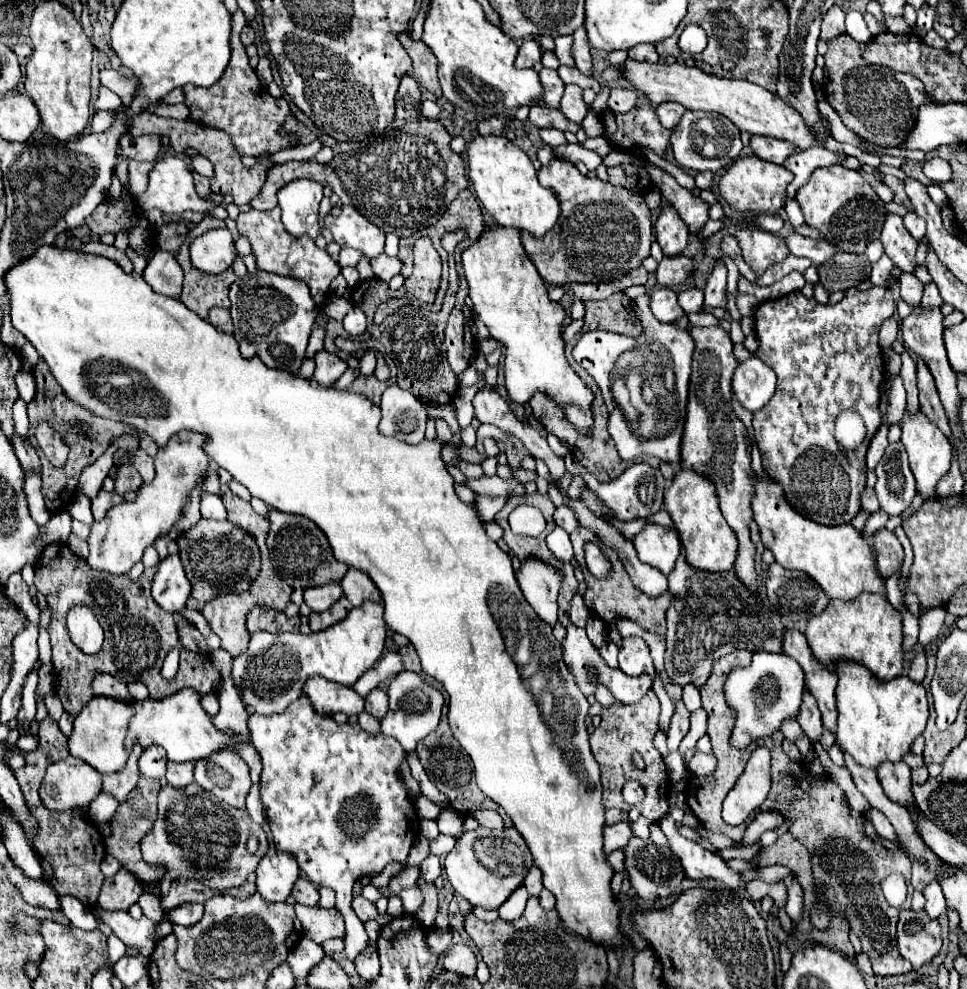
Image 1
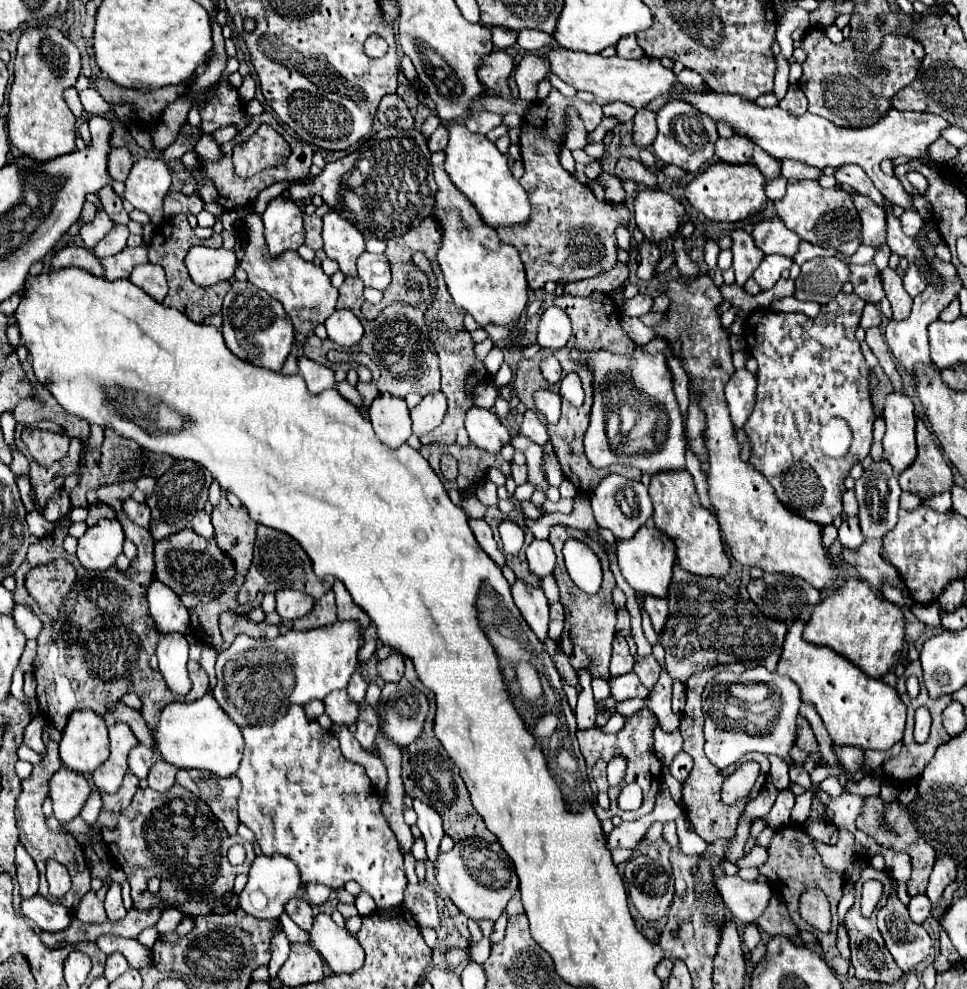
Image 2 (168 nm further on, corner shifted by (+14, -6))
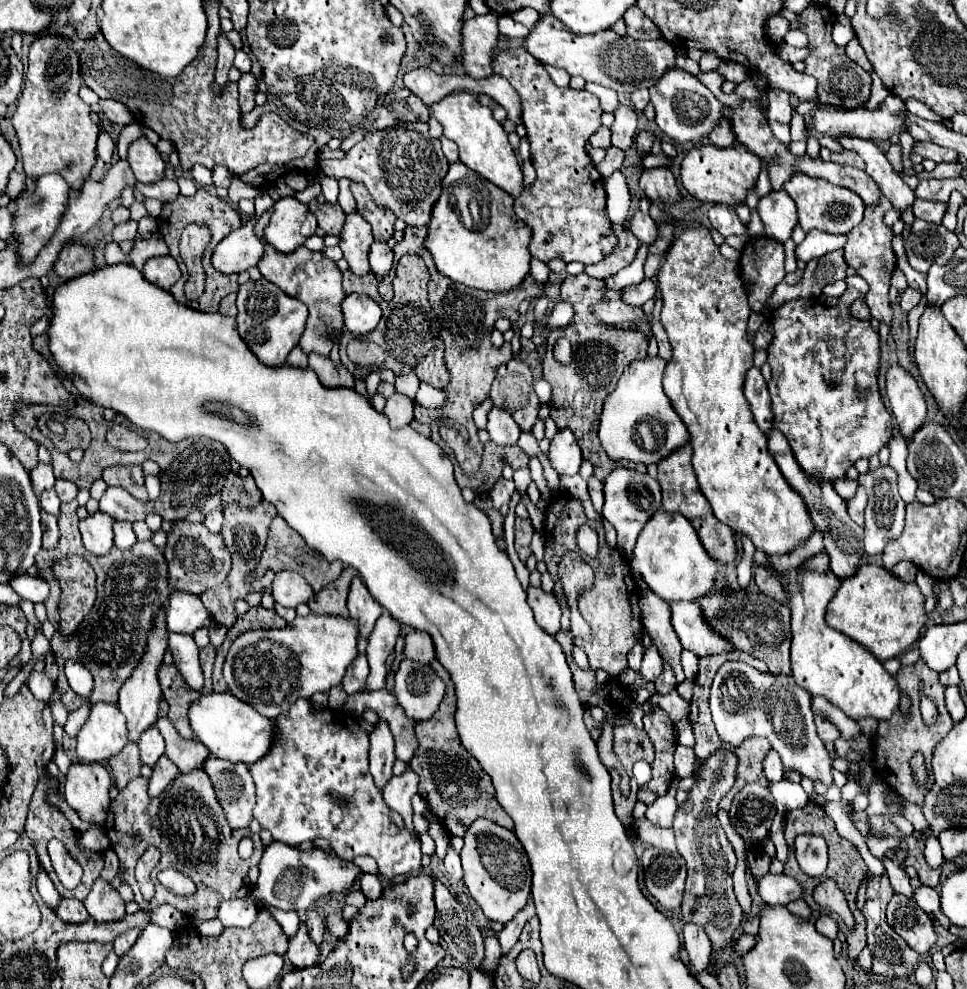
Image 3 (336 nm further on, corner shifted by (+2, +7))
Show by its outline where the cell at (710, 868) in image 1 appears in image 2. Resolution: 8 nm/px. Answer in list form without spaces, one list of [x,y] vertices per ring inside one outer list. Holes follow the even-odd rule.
[[[713,875],[713,883],[725,907],[741,923],[755,923],[771,897],[769,883],[749,883],[731,875]]]

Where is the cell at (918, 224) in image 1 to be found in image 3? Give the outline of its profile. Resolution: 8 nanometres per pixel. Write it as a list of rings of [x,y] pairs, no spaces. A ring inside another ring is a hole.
[[[915,200],[913,214],[925,222],[941,222],[947,212],[947,202],[929,202],[929,200]]]

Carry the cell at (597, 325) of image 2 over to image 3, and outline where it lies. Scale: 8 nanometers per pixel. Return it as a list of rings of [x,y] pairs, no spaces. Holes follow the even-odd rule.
[[[585,272],[577,276],[567,276],[561,284],[561,302],[567,302],[573,306],[575,316],[573,322],[565,328],[555,328],[549,332],[547,338],[547,354],[543,358],[543,378],[553,386],[553,398],[551,398],[551,418],[557,424],[557,428],[569,428],[581,450],[583,458],[589,460],[595,466],[595,478],[601,482],[615,470],[619,464],[611,460],[605,450],[599,444],[597,430],[599,430],[599,416],[603,410],[605,398],[615,390],[619,376],[623,370],[635,362],[647,356],[647,340],[641,336],[639,330],[617,330],[613,326],[607,326],[603,322],[597,322],[597,318],[591,314],[589,306],[593,302],[601,302],[601,292],[605,288],[603,280],[595,280],[587,276]],[[559,338],[567,338],[573,346],[573,356],[569,364],[559,364],[553,356],[553,346]]]

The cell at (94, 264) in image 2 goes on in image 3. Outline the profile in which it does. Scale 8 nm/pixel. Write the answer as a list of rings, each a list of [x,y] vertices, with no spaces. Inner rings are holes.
[[[69,242],[59,252],[57,262],[53,264],[53,270],[57,276],[65,280],[73,280],[81,276],[83,272],[89,272],[93,268],[93,252],[79,242]]]

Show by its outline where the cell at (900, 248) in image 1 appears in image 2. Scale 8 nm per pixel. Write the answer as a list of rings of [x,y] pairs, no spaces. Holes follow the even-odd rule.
[[[853,195],[853,199],[855,199],[855,205],[857,205],[857,211],[861,213],[861,223],[863,223],[861,243],[871,245],[873,249],[887,245],[885,211],[865,195]]]

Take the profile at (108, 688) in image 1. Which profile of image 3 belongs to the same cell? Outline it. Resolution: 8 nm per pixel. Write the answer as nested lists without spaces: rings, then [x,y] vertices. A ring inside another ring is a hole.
[[[159,718],[155,726],[167,742],[165,756],[179,768],[181,774],[201,768],[203,762],[211,756],[205,744],[199,744],[197,740],[183,740],[181,736],[177,736],[177,730],[173,728],[173,724],[169,724],[167,718]]]

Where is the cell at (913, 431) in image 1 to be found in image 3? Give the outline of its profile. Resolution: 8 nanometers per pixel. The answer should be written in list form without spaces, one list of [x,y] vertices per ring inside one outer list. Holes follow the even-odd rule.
[[[891,364],[885,372],[885,384],[887,384],[887,398],[891,412],[899,424],[901,434],[911,440],[913,432],[923,426],[927,404],[925,396],[917,384],[917,380],[905,372],[899,364]]]

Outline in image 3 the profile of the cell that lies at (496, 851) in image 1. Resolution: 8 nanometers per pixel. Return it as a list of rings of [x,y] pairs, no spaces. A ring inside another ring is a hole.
[[[477,818],[465,834],[461,862],[465,870],[463,882],[489,920],[507,924],[527,904],[531,894],[531,866],[521,842],[511,830],[487,818]]]

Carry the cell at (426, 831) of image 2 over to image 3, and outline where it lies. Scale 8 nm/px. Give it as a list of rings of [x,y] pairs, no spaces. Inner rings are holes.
[[[449,848],[449,852],[447,852],[447,856],[445,856],[443,864],[445,864],[445,870],[447,870],[447,874],[451,874],[455,880],[461,880],[461,878],[463,878],[461,860],[459,860],[459,854],[457,854],[453,848]]]

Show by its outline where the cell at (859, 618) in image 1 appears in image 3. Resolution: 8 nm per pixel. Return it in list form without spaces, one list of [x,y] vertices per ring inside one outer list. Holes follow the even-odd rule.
[[[865,564],[859,568],[859,572],[855,572],[855,576],[841,582],[837,594],[833,596],[833,600],[827,608],[827,624],[831,628],[843,632],[851,640],[859,642],[861,646],[865,646],[879,662],[885,662],[889,658],[903,654],[909,646],[913,646],[919,640],[921,628],[927,622],[927,612],[925,612],[923,604],[925,604],[925,596],[921,594],[921,590],[915,582],[903,582],[903,580],[891,576],[891,572],[881,566]]]

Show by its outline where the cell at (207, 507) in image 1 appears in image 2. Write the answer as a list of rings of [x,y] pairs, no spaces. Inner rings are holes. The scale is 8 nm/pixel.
[[[197,511],[195,513],[195,517],[193,517],[193,521],[191,521],[191,525],[193,525],[193,529],[201,535],[201,537],[205,537],[205,539],[211,539],[213,537],[213,525],[211,525],[211,515],[207,513],[207,511]]]

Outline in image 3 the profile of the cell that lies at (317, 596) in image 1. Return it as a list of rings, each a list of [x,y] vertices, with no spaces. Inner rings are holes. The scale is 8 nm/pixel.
[[[277,572],[271,584],[271,594],[281,606],[295,608],[307,602],[309,596],[313,596],[313,590],[309,590],[309,584],[297,572]]]

